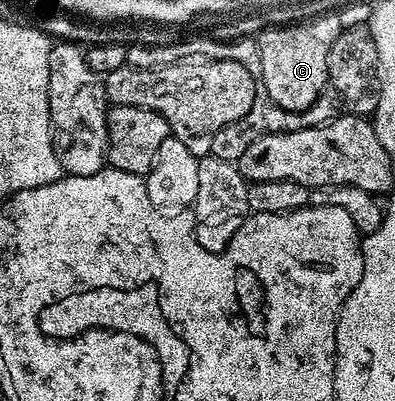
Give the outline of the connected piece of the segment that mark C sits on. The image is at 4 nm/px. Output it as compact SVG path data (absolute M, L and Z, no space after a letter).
M277 24L272 30L258 35L257 41L259 49L257 74L261 79L261 90L267 93L272 101L285 110L303 111L324 97L331 77L331 56L325 56L325 52L331 52L328 46L321 46L323 42L315 40L293 40L293 34L287 32L287 24Z

